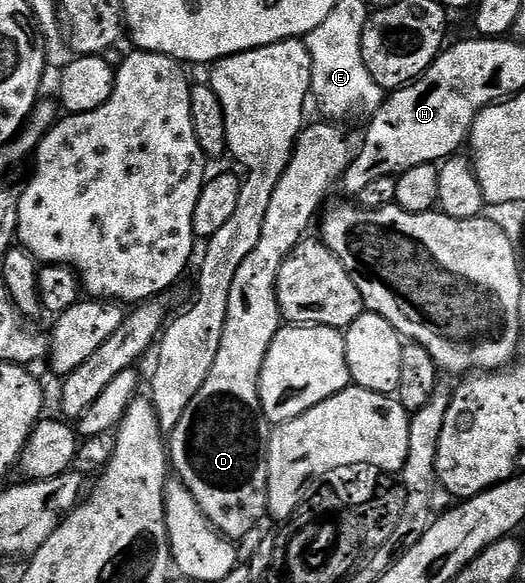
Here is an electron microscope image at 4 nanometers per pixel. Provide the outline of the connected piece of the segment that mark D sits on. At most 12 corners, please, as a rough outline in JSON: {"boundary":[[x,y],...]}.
{"boundary":[[304,125],[233,276],[170,469],[230,540],[267,514],[277,272],[353,157]]}

